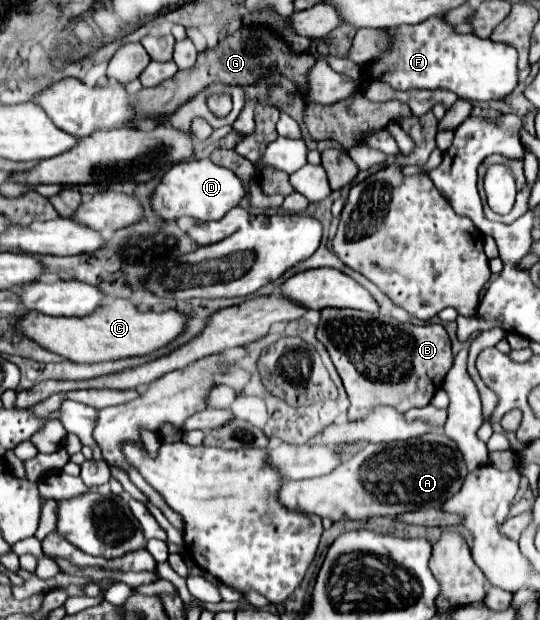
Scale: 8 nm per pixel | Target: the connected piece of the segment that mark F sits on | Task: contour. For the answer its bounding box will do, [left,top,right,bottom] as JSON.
[370,16,518,102]

